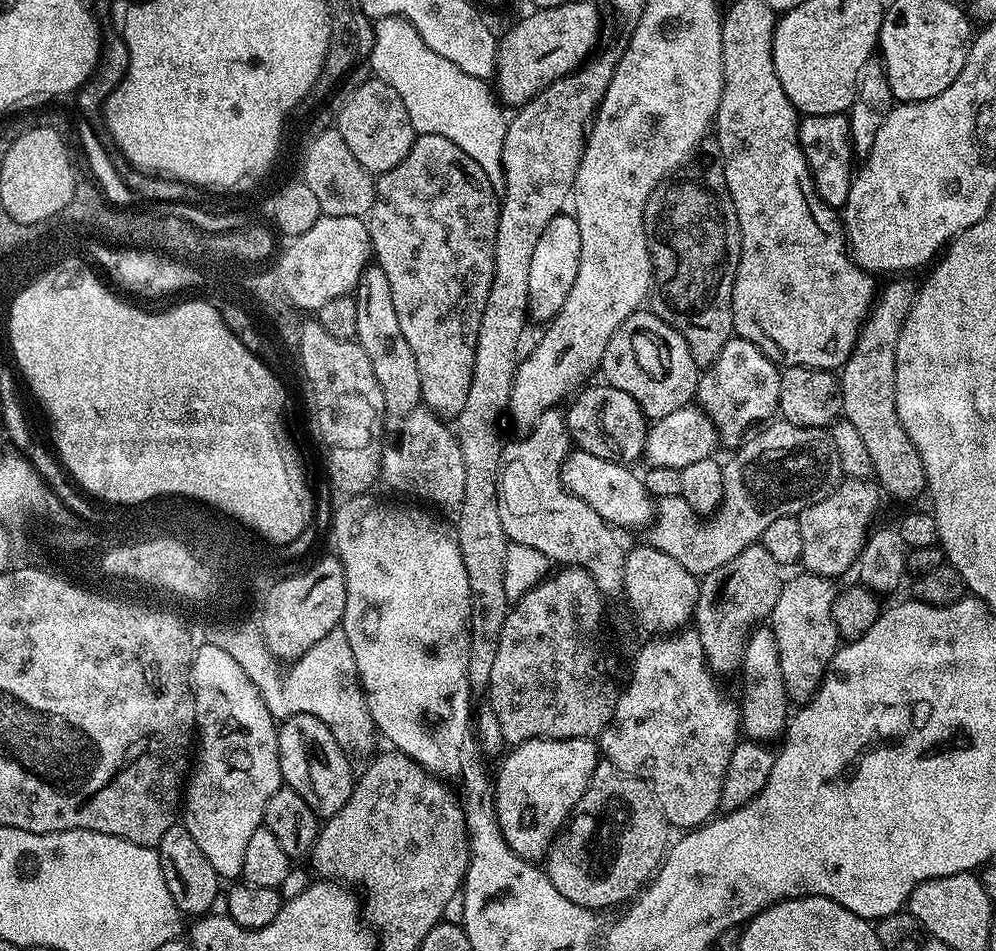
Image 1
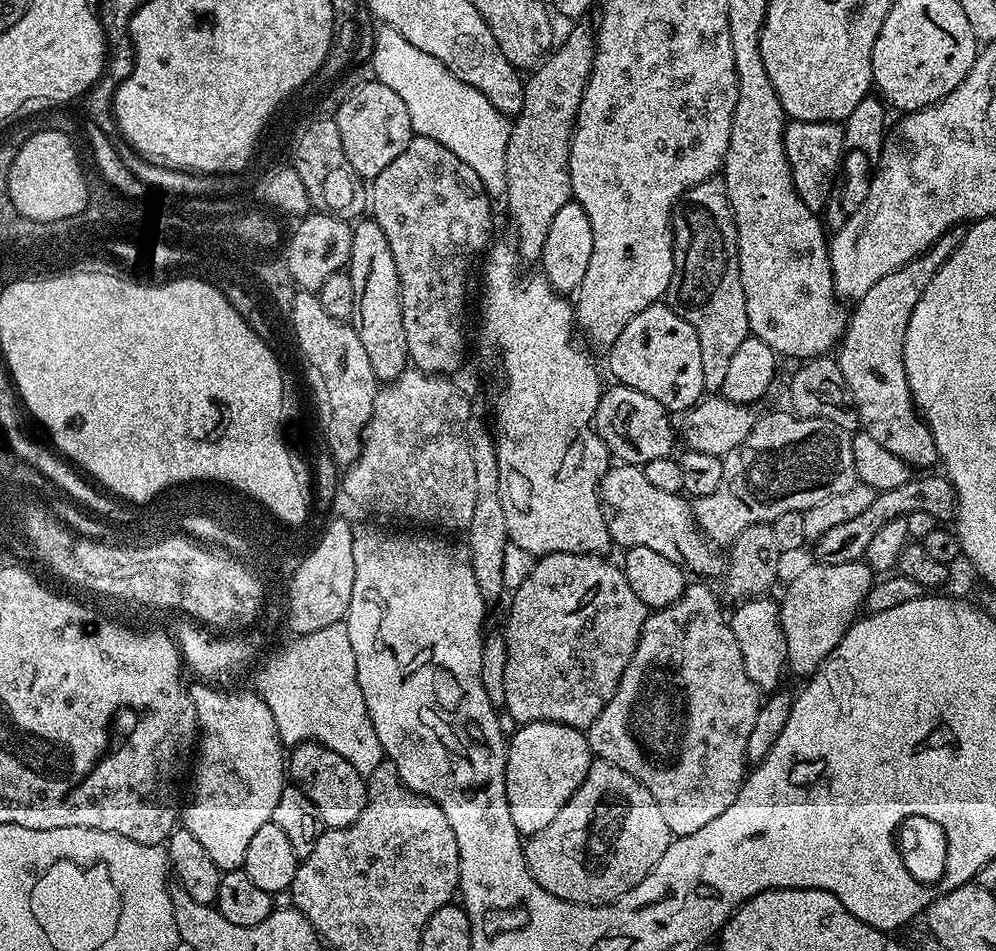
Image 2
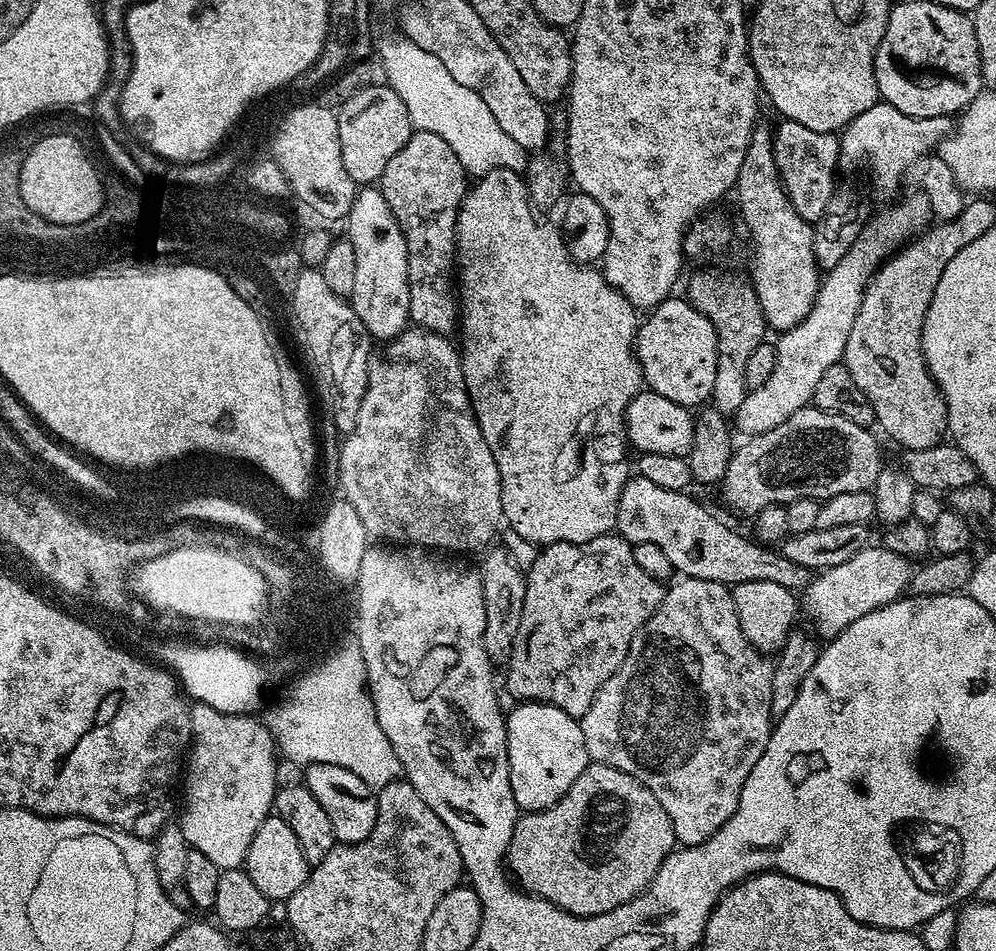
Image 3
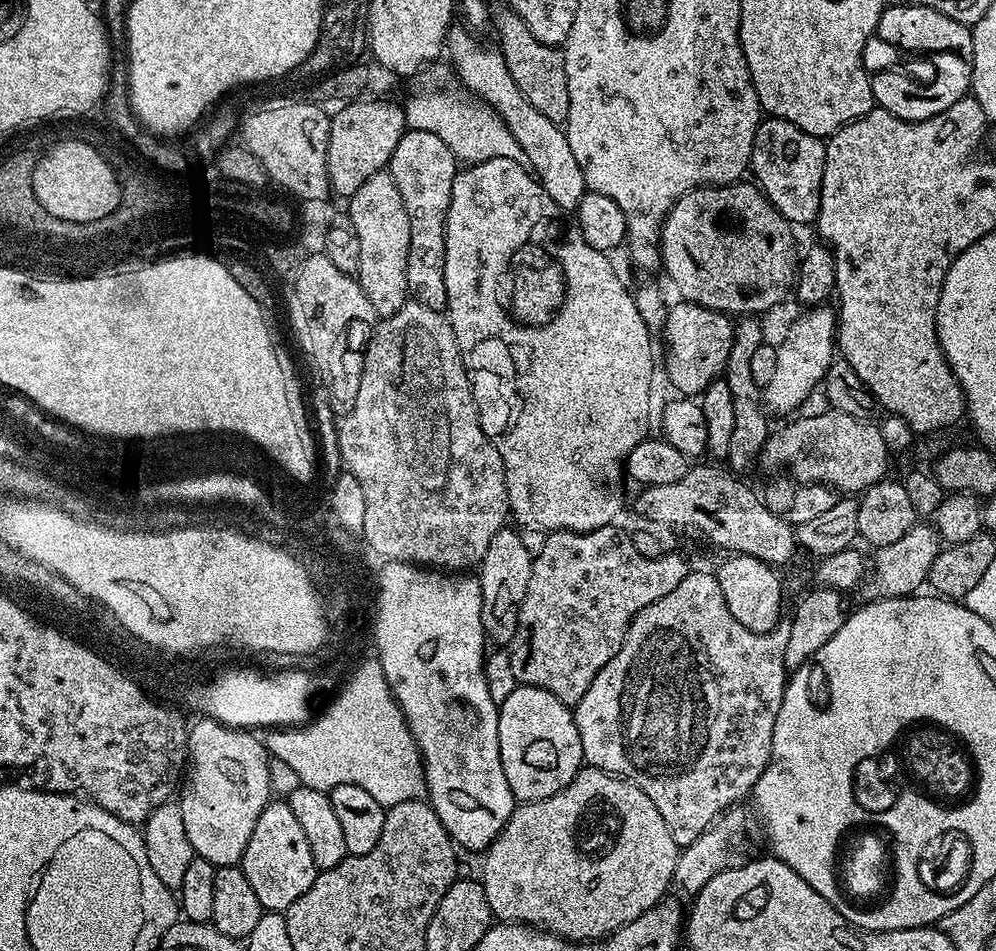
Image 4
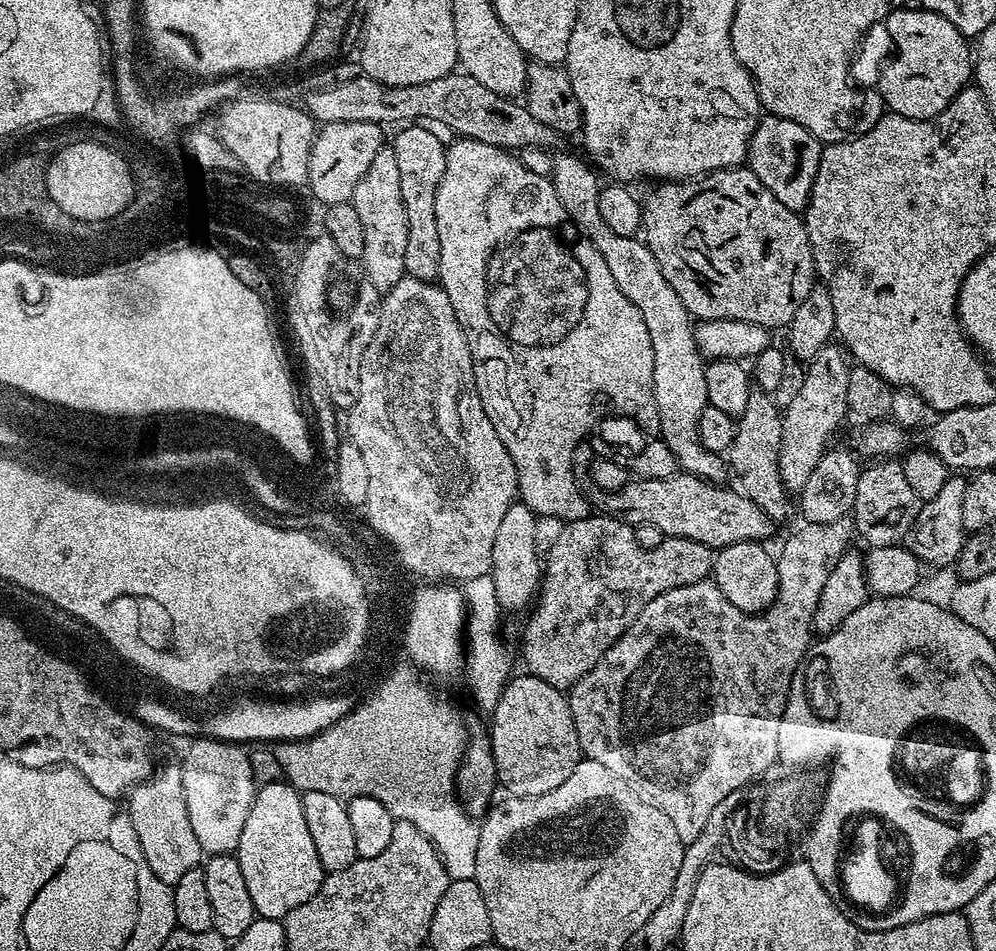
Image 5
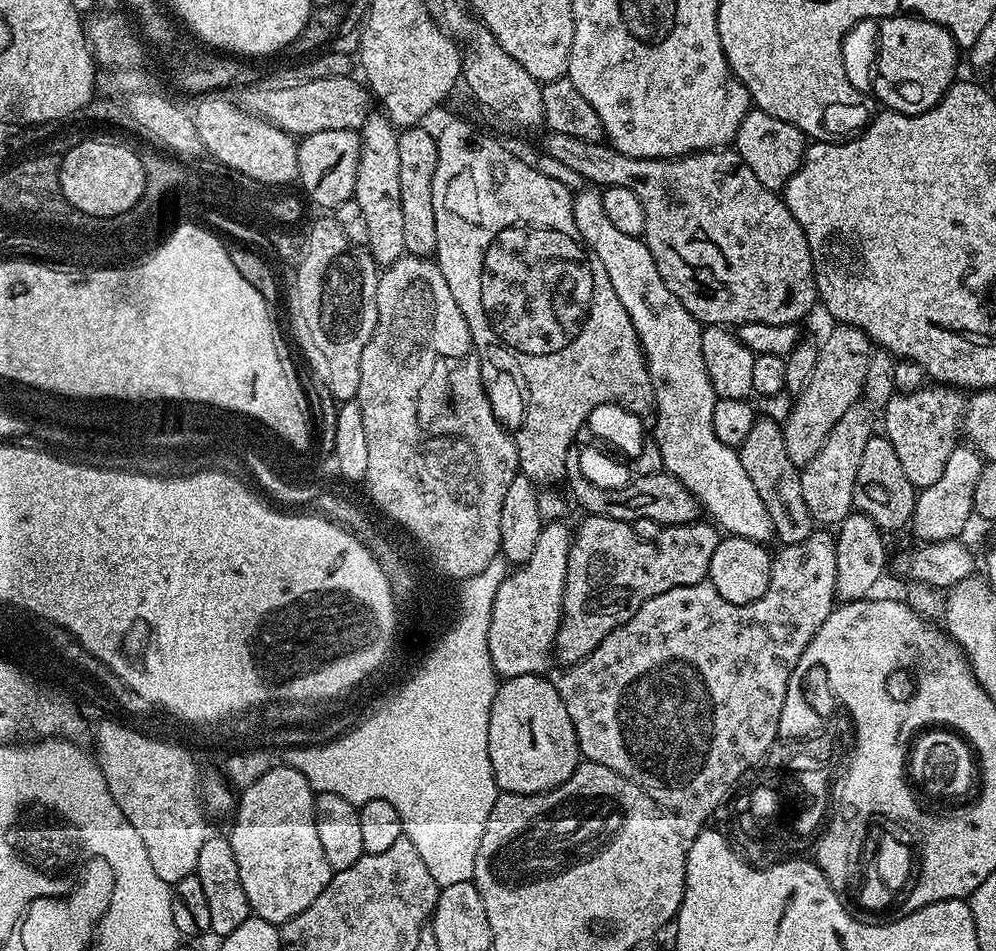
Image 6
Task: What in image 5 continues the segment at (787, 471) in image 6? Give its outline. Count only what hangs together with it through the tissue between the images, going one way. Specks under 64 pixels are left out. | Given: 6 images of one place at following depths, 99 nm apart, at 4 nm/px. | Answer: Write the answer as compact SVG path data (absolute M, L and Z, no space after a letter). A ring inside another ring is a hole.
M752 387L750 398L746 401L746 410L736 420L736 437L726 453L730 472L740 479L739 487L745 496L749 496L773 522L779 522L794 512L794 504L790 499L788 488L782 482L782 474L778 470L778 450L782 446L782 408L775 404L769 393Z

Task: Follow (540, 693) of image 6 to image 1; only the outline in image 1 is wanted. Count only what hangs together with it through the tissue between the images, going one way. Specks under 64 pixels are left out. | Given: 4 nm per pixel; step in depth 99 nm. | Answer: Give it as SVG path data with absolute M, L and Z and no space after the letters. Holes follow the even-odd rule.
M582 738L528 740L524 744L515 745L500 762L500 773L495 773L494 776L494 799L496 820L500 823L502 834L510 848L514 850L514 854L518 854L523 860L543 861L548 855L548 848L551 846L552 840L563 828L565 820L574 810L578 798L582 798L582 794L594 774L598 763L597 741Z

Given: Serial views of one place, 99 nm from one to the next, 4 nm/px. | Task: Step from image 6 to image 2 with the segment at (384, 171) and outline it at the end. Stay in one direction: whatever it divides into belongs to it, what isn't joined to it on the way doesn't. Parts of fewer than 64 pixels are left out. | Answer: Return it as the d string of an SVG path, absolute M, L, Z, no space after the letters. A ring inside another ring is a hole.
M360 218L355 221L352 229L352 249L346 271L354 282L354 310L350 319L352 329L358 334L362 347L366 349L366 355L370 357L370 366L374 366L377 381L397 380L410 364L406 346L406 329L402 327L398 266L394 266L394 254L390 254L390 242L386 242L386 234L382 234L382 226L378 226L376 220Z

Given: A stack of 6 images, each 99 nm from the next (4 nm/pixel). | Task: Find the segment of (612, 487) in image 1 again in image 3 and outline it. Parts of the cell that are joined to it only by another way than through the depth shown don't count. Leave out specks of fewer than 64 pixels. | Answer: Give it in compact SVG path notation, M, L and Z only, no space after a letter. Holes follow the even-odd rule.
M633 475L625 482L620 495L616 511L615 531L631 545L640 543L657 545L666 554L673 569L677 573L680 572L679 575L684 578L693 576L729 586L735 586L742 582L778 582L778 586L786 586L793 590L807 588L810 579L809 568L798 566L798 562L790 562L790 558L786 558L783 551L763 546L752 538L747 540L742 533L727 528L714 513L707 512L694 497L688 495L687 491L662 490L662 486L657 486L655 482Z

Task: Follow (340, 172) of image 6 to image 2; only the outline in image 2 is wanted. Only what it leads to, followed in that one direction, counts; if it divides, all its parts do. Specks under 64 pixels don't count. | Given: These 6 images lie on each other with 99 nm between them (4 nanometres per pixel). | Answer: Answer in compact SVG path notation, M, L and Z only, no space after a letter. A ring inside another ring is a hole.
M375 79L358 86L342 106L338 106L335 117L338 126L338 134L342 137L342 150L346 150L346 159L350 166L365 181L372 181L406 146L411 142L414 135L410 122L410 110L406 110L406 102L390 90L390 86Z

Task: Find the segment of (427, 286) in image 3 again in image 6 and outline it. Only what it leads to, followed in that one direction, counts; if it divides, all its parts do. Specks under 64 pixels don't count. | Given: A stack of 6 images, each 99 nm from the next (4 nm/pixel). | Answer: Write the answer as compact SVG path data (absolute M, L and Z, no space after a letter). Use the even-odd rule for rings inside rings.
M424 126L405 128L398 135L398 183L402 189L402 235L404 237L404 251L410 256L431 257L438 242L438 229L434 227L434 170L438 166L438 146L436 136L428 133Z

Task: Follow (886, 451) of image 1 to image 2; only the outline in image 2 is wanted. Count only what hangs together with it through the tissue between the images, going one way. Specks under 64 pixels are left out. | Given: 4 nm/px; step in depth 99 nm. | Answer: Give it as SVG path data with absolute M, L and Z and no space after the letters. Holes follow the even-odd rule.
M963 227L952 228L942 238L934 241L922 255L915 256L909 264L874 282L874 286L866 290L864 297L855 301L853 308L856 309L851 309L844 335L838 345L840 369L856 403L860 428L870 434L870 438L874 438L878 446L886 446L890 454L902 458L902 462L906 462L912 470L931 469L928 467L932 463L935 465L940 455L927 424L916 410L910 382L906 382L906 326L910 326L910 314L914 314L918 298L922 298L926 286L930 286L934 274L938 274L946 258L954 254L964 234Z

